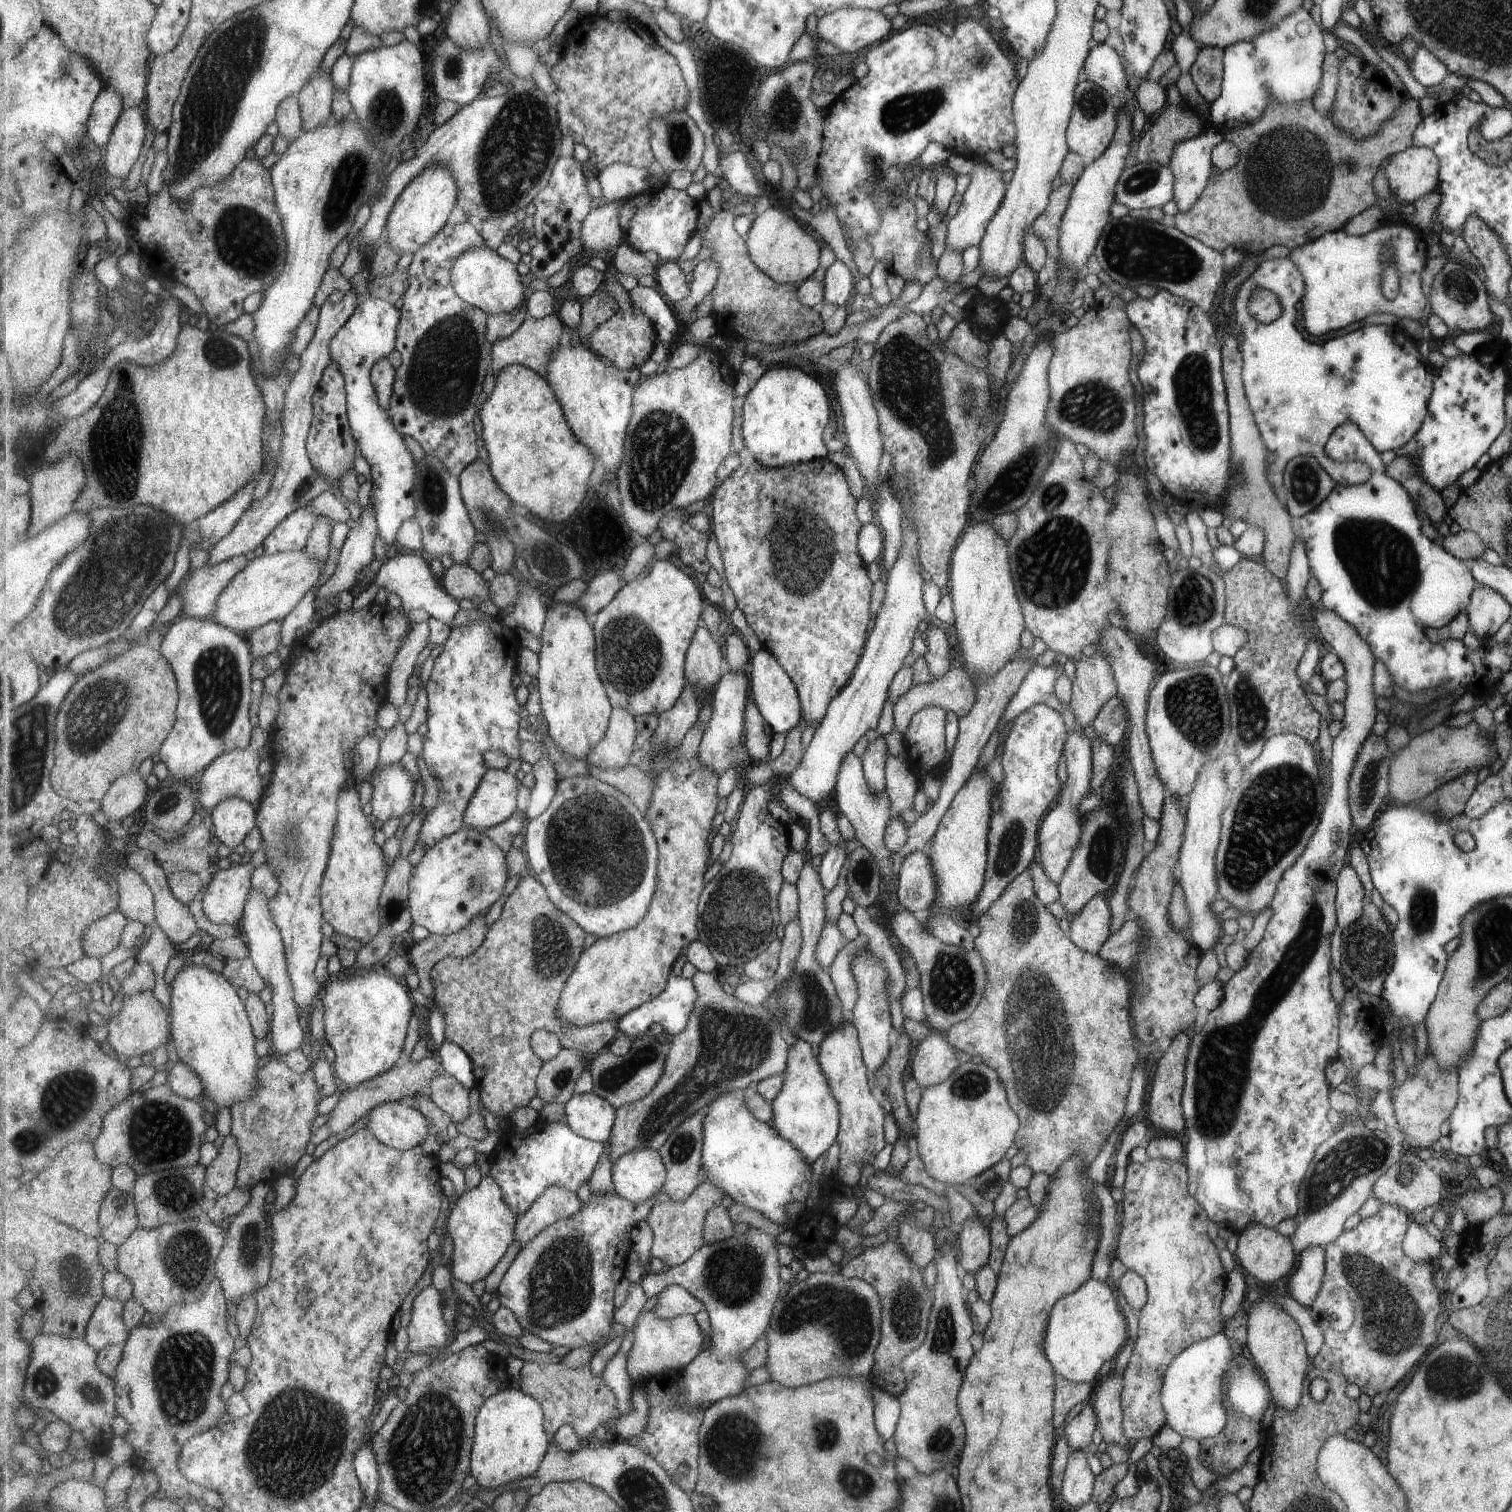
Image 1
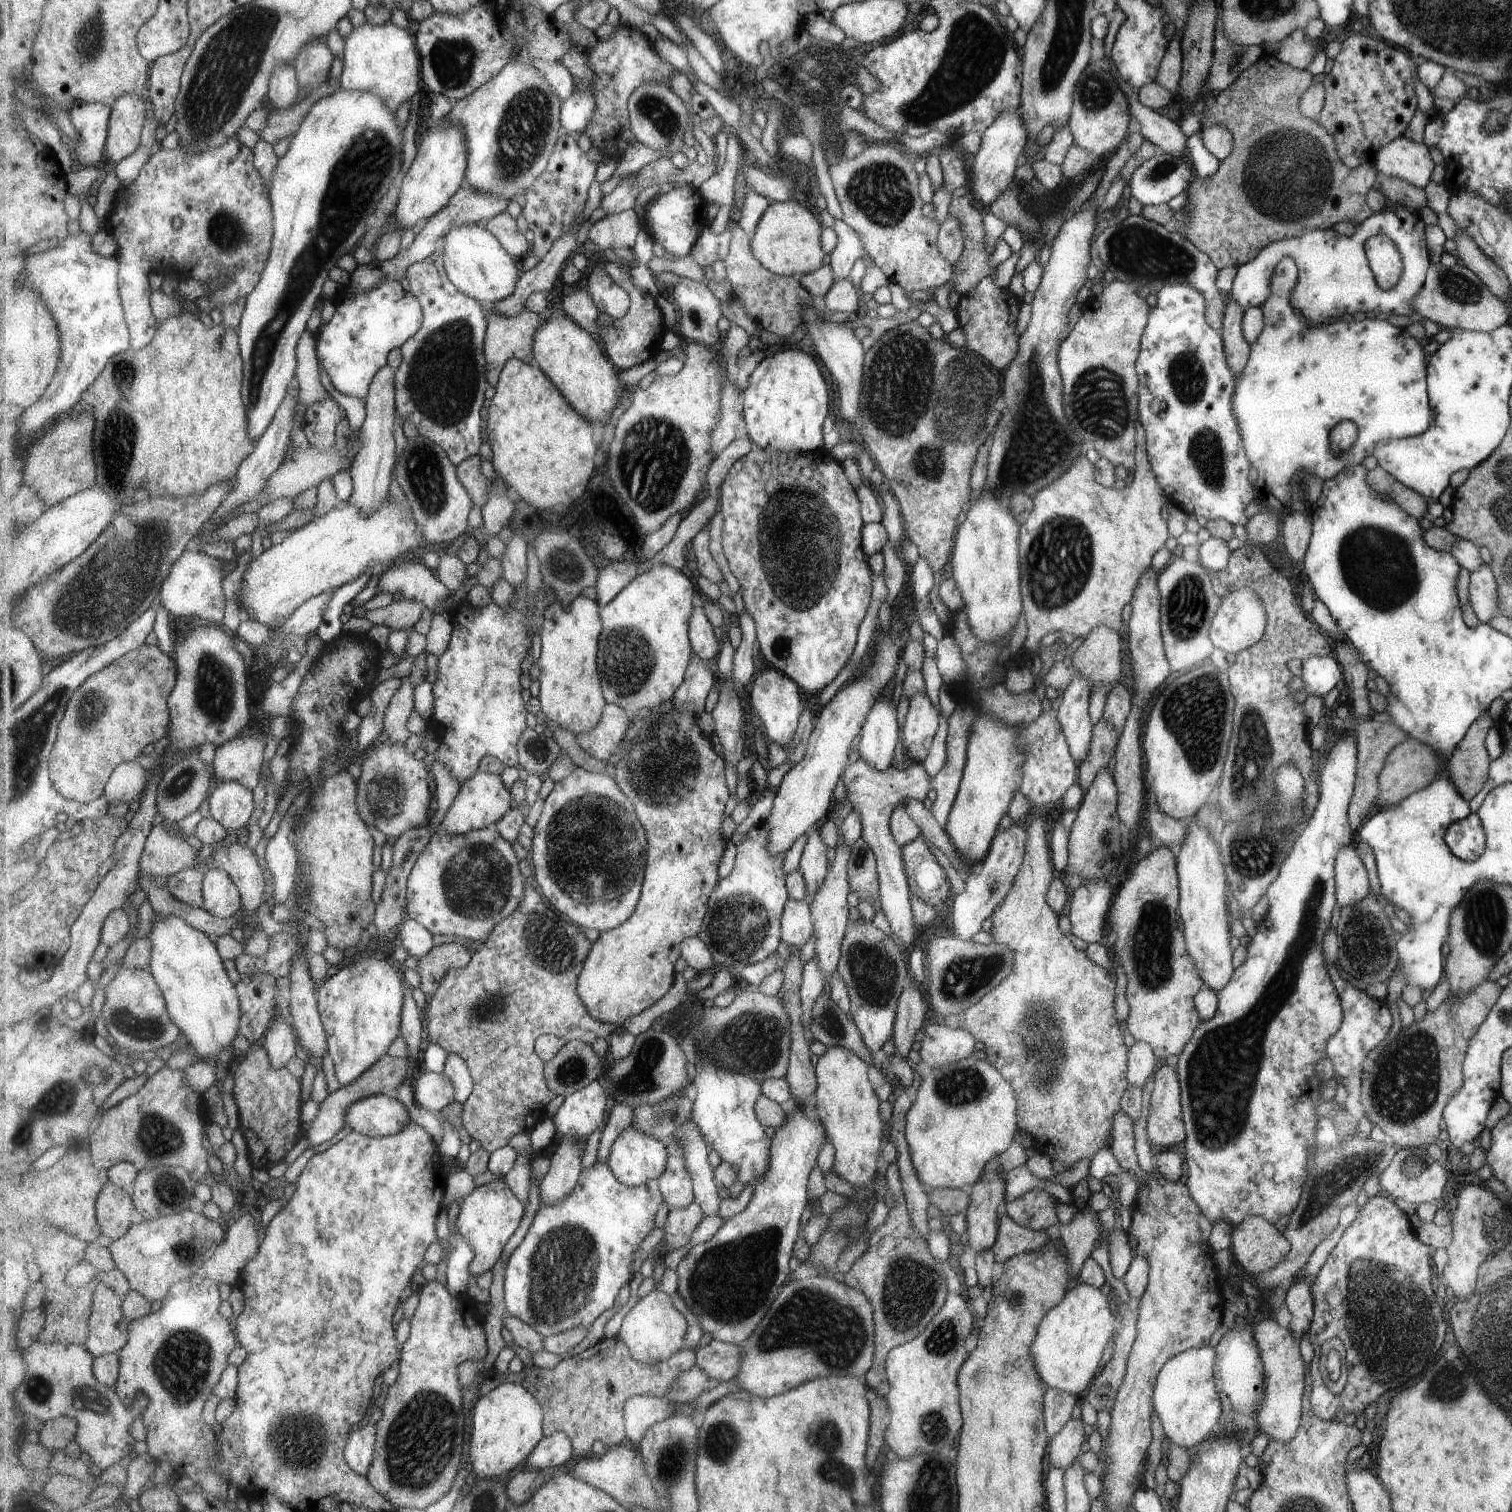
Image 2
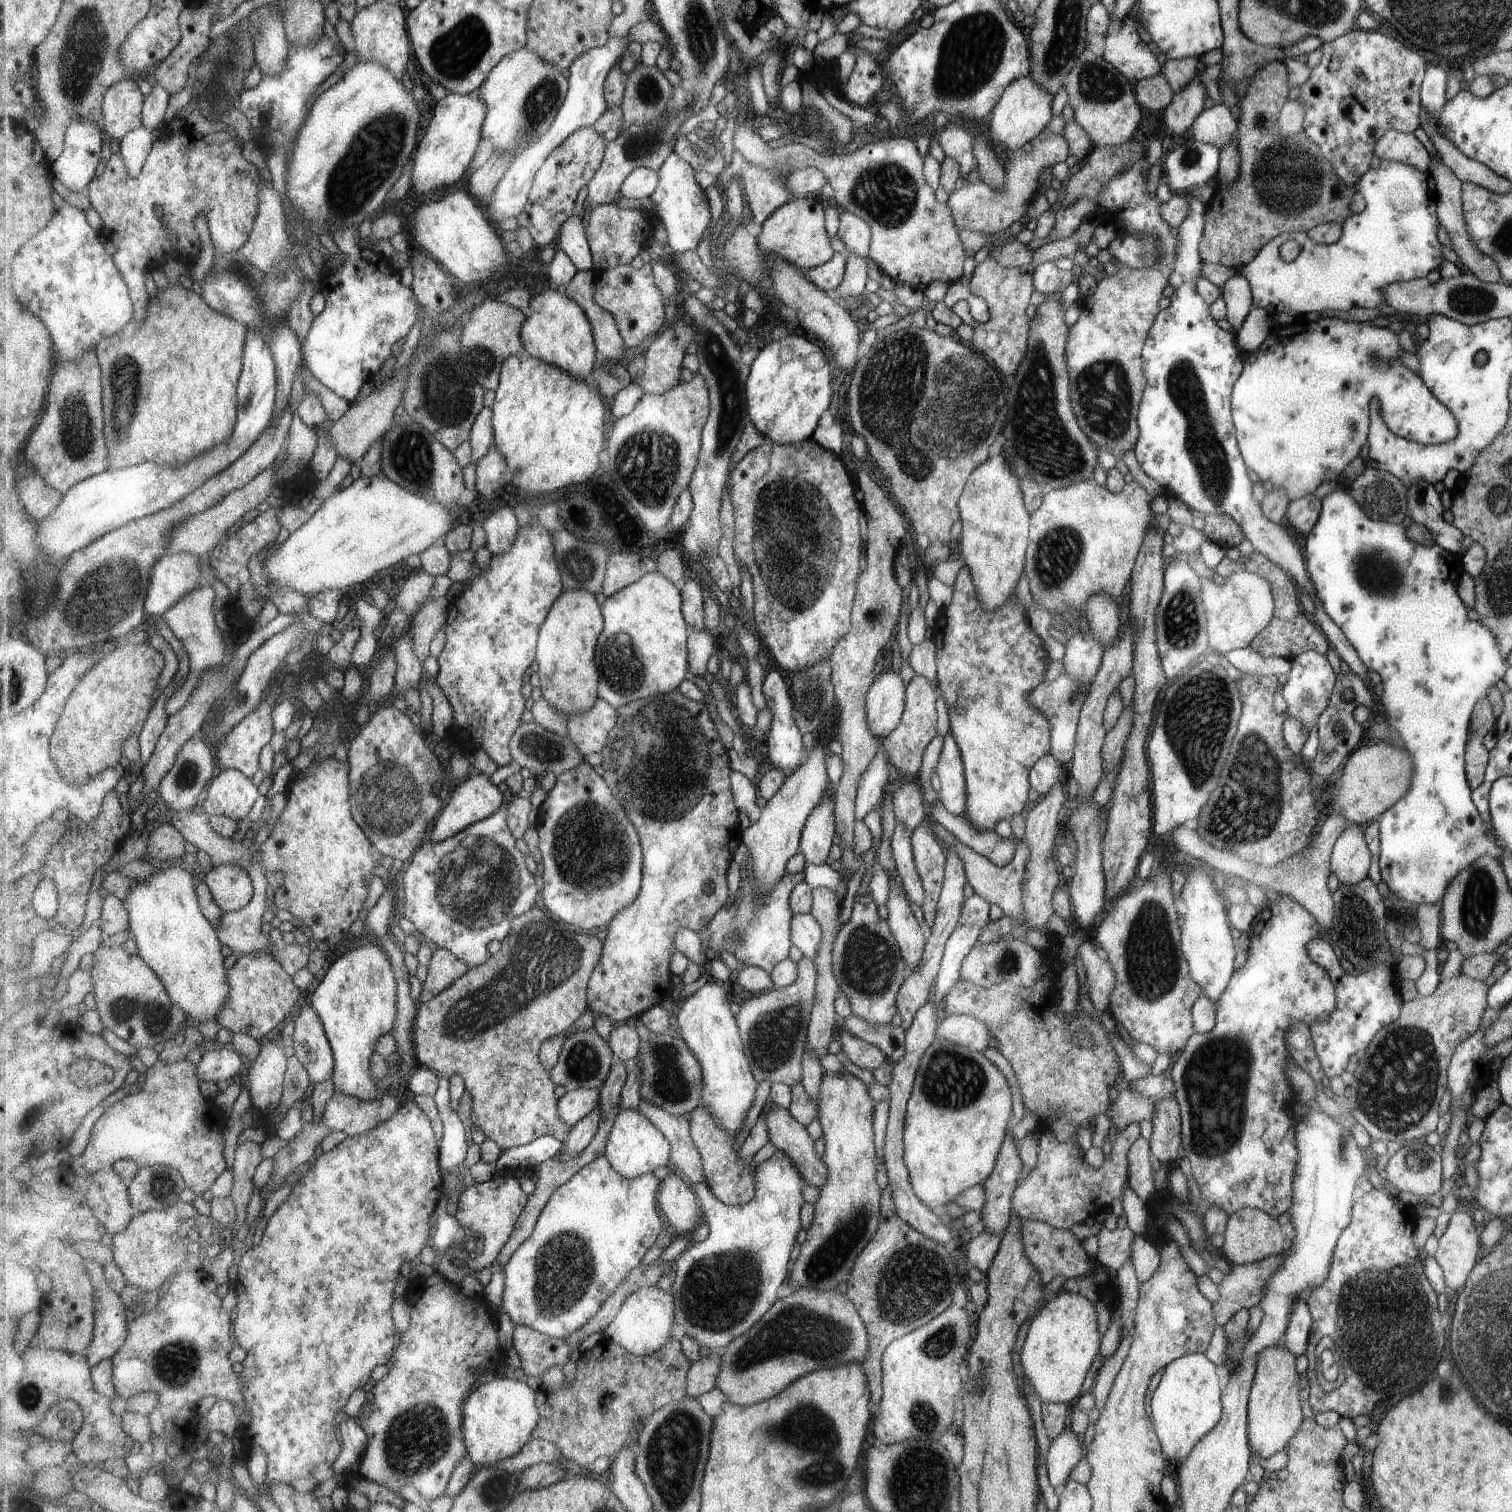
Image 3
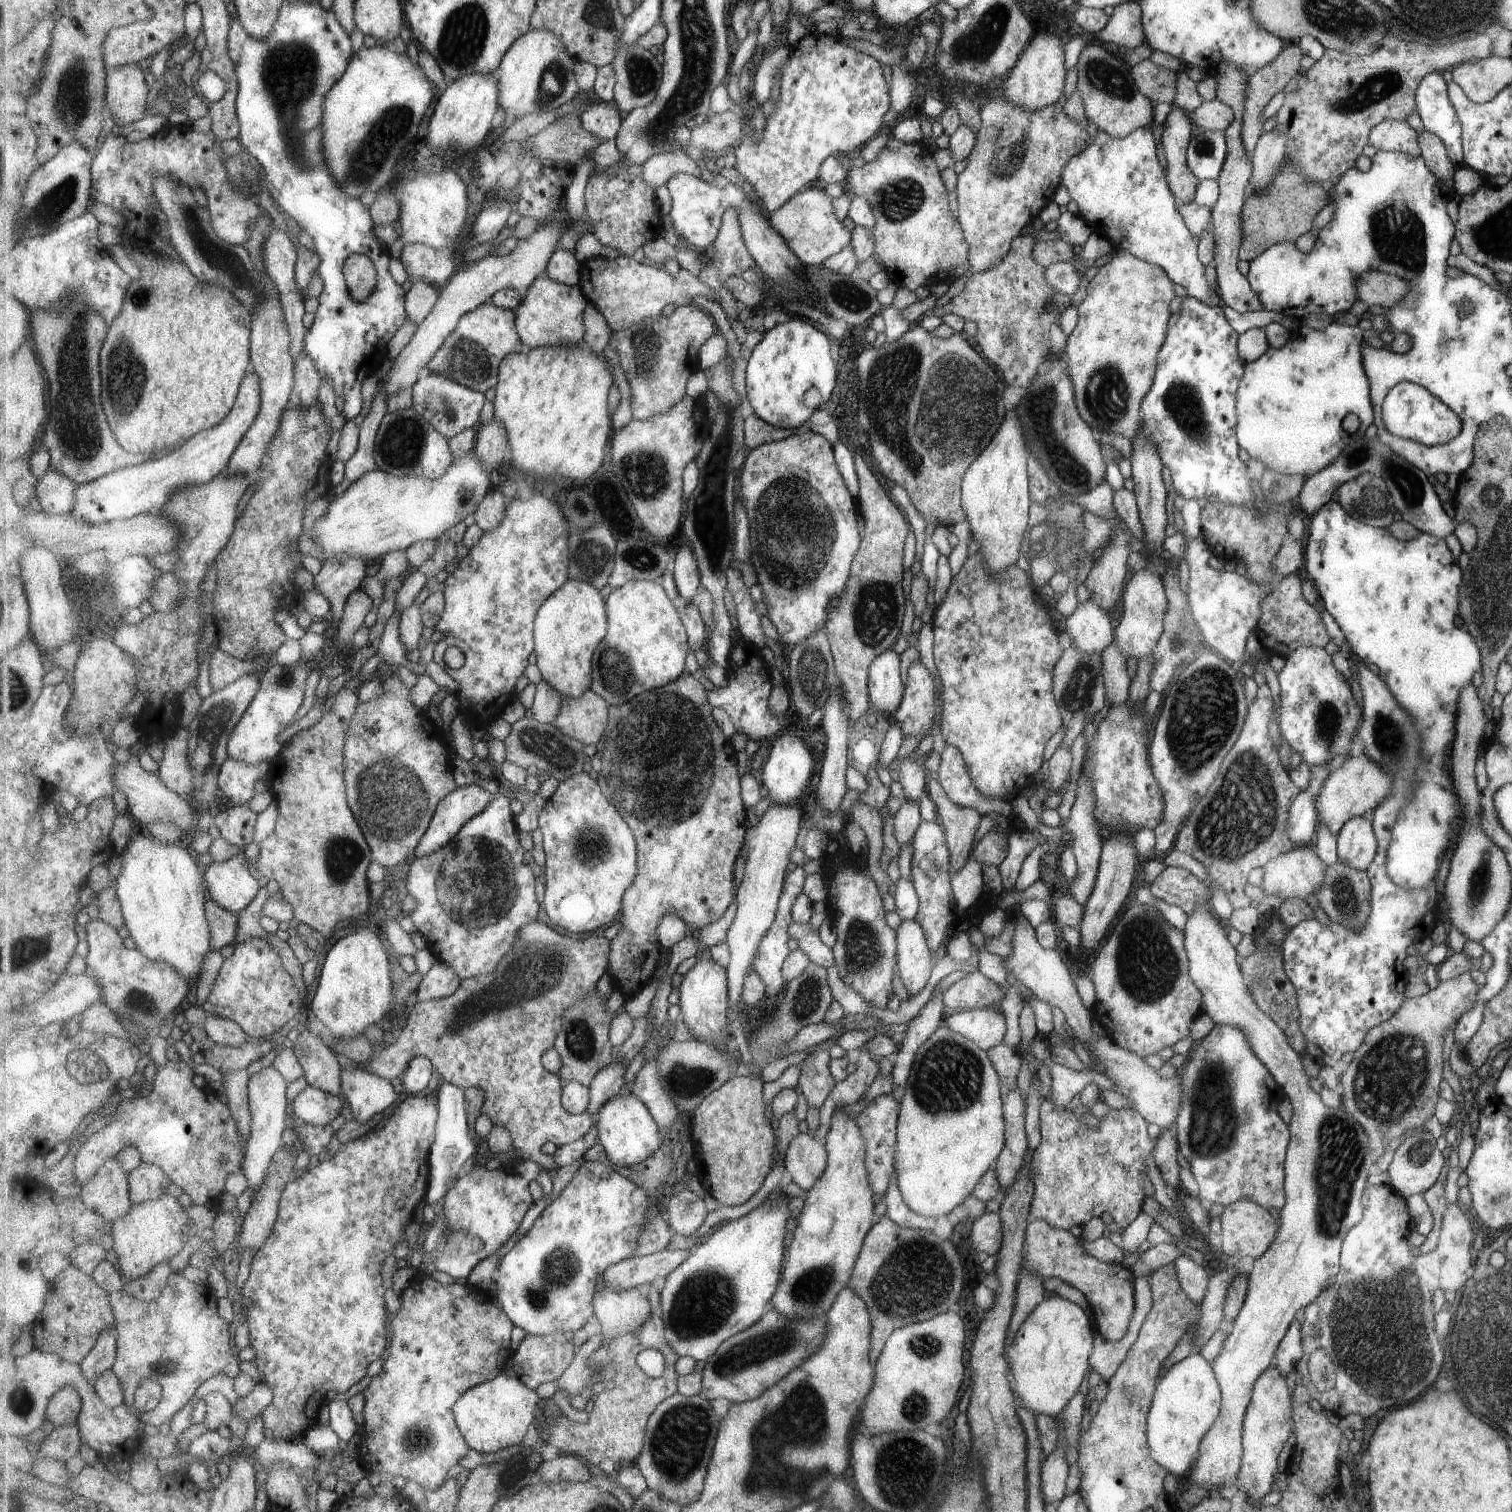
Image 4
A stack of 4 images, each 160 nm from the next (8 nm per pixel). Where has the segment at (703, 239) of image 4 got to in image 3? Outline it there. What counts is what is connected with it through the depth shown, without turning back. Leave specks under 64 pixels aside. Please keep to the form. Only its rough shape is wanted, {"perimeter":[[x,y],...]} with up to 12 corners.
{"perimeter":[[677,152],[650,197],[675,253],[696,250],[711,222],[695,168]]}

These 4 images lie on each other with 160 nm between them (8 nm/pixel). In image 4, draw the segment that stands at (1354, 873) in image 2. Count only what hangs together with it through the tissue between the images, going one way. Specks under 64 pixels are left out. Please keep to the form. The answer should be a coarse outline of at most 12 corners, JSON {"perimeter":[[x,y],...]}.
{"perimeter":[[1353,817],[1336,832],[1337,860],[1364,871],[1376,856],[1372,824]]}

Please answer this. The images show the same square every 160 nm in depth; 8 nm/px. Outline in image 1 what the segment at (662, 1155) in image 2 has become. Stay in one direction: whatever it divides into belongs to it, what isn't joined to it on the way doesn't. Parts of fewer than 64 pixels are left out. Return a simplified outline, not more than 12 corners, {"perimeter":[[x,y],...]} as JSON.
{"perimeter":[[641,1149],[614,1164],[619,1195],[651,1201],[668,1180],[655,1149]]}

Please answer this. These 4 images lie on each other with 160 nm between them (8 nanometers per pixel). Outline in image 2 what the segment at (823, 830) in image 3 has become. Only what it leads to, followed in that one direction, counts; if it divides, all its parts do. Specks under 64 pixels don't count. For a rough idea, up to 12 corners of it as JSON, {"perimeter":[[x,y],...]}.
{"perimeter":[[815,828],[799,863],[806,898],[816,894],[827,876],[825,844]]}

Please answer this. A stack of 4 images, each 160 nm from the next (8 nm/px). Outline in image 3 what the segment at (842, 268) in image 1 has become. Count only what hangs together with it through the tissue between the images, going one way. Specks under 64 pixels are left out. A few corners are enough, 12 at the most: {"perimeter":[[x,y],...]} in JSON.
{"perimeter":[[842,212],[836,235],[845,252],[868,258],[871,232],[859,216]]}

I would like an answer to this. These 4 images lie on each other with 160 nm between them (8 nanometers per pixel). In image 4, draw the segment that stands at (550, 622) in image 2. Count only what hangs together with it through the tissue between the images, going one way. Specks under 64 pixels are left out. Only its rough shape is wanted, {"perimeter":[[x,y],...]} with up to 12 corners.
{"perimeter":[[569,579],[536,616],[537,667],[562,696],[593,684],[605,598]]}

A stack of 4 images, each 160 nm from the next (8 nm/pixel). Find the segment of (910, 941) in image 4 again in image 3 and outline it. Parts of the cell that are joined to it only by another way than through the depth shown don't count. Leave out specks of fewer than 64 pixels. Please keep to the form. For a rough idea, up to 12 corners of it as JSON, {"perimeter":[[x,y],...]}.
{"perimeter":[[889,881],[886,923],[905,966],[917,968],[925,940],[903,890]]}

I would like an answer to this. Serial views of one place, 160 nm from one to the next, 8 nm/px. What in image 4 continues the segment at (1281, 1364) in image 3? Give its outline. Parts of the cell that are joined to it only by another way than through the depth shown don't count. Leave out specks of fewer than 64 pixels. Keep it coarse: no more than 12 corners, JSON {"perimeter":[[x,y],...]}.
{"perimeter":[[1271,1365],[1244,1413],[1237,1480],[1250,1503],[1269,1492],[1294,1426],[1289,1390]]}

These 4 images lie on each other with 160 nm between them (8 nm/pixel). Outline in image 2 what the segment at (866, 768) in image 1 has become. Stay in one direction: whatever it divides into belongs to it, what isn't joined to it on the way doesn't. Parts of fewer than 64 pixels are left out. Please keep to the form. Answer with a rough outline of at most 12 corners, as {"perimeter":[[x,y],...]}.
{"perimeter":[[891,684],[861,729],[858,755],[876,771],[891,765],[897,716]]}

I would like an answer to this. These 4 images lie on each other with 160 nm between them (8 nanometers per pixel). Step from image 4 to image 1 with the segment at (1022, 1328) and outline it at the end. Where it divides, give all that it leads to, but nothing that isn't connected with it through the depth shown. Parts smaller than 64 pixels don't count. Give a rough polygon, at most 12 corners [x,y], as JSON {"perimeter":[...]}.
{"perimeter":[[1089,1277],[1053,1305],[1049,1362],[1091,1382],[1125,1342],[1111,1288]]}

